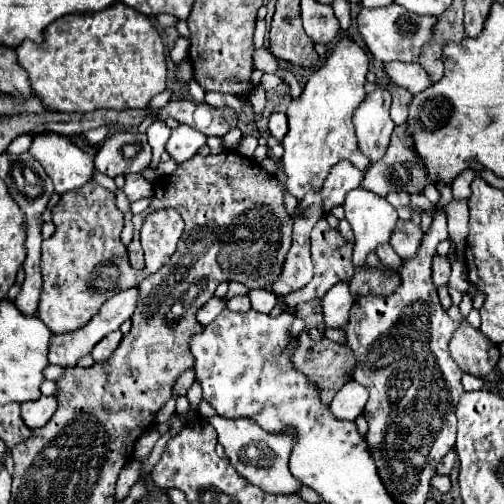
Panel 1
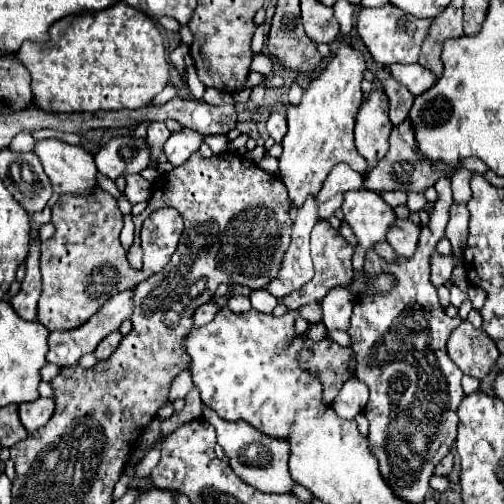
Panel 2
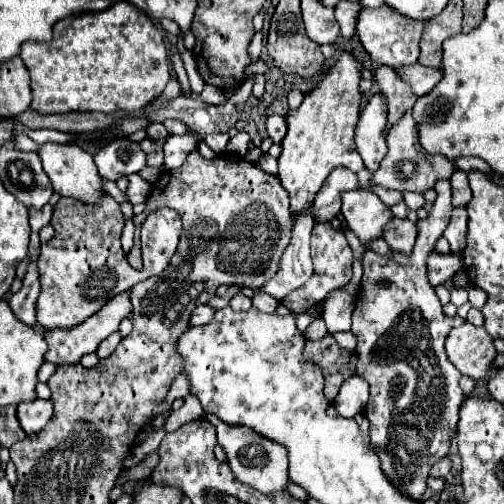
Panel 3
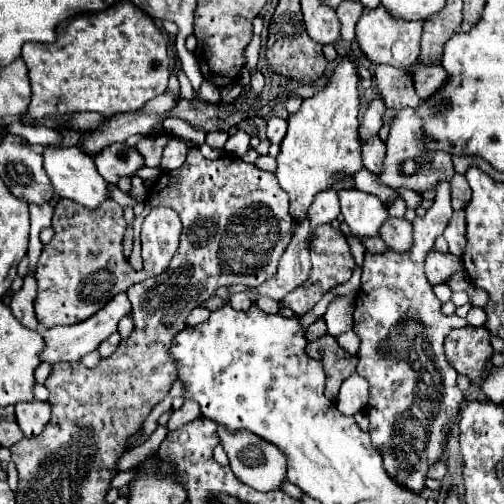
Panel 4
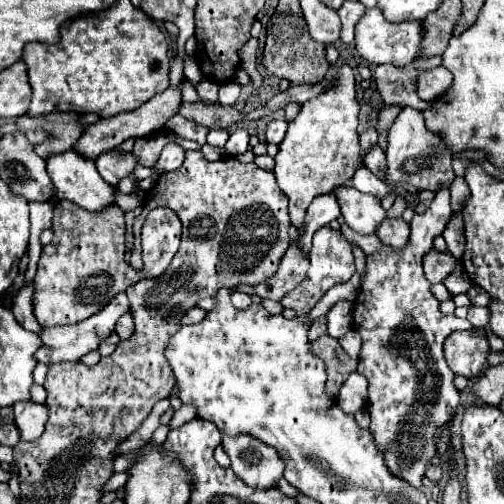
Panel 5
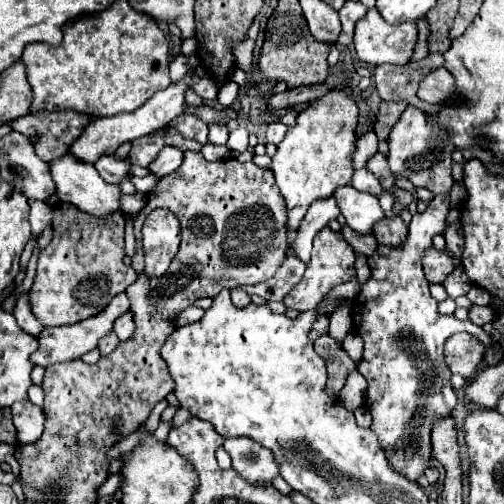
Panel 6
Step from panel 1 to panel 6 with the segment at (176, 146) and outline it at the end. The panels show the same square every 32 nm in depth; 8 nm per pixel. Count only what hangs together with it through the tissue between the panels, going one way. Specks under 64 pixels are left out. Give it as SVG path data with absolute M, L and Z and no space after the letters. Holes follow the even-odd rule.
M164 148L156 160L148 166L150 174L158 176L158 178L164 178L168 174L172 174L180 164L182 164L182 150L176 150L176 148Z

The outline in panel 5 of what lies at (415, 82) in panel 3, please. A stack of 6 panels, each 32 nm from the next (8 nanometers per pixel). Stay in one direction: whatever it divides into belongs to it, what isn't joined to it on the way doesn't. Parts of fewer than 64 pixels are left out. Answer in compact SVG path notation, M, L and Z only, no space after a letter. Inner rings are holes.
M438 66L432 70L426 70L420 74L418 78L418 96L426 102L434 102L440 96L444 96L448 92L448 88L452 86L452 74Z

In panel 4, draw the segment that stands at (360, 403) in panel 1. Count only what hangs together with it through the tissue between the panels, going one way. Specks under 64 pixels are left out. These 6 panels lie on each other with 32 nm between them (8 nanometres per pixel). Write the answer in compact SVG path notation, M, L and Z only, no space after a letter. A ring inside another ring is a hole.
M352 374L340 388L336 398L336 406L346 416L354 416L368 404L368 382L360 374Z

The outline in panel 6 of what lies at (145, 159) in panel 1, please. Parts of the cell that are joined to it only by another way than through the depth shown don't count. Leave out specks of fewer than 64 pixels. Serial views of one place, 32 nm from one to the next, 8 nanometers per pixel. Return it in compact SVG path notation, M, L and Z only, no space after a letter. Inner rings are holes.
M102 156L102 158L94 164L94 168L98 170L98 174L100 174L106 182L118 184L124 176L128 176L130 164L128 164L126 158L124 158L124 160L118 160L116 156Z

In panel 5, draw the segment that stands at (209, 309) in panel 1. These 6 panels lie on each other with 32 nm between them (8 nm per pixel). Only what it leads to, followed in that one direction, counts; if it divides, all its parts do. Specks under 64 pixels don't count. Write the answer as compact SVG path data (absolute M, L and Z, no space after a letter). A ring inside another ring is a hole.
M194 306L194 308L188 308L188 310L184 312L184 316L182 316L180 324L196 324L196 322L204 320L204 316L206 316L206 312L204 312L202 308Z

